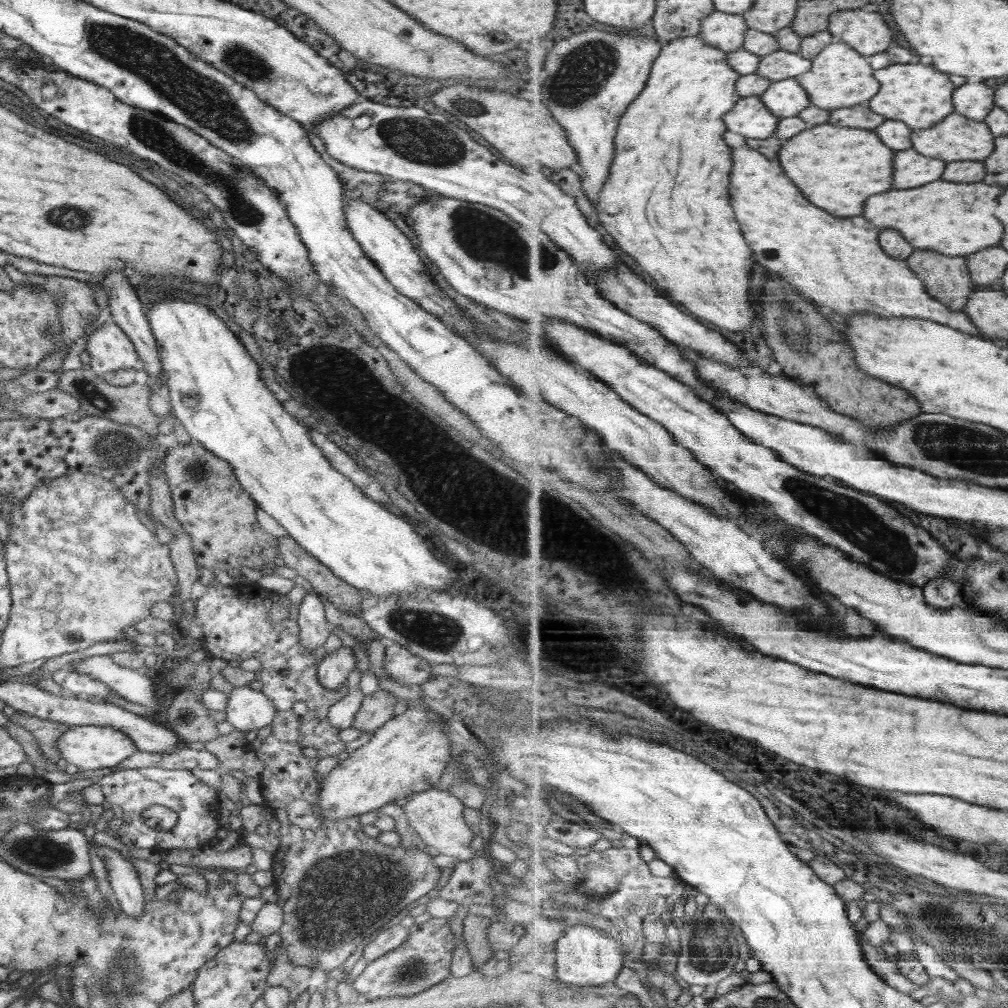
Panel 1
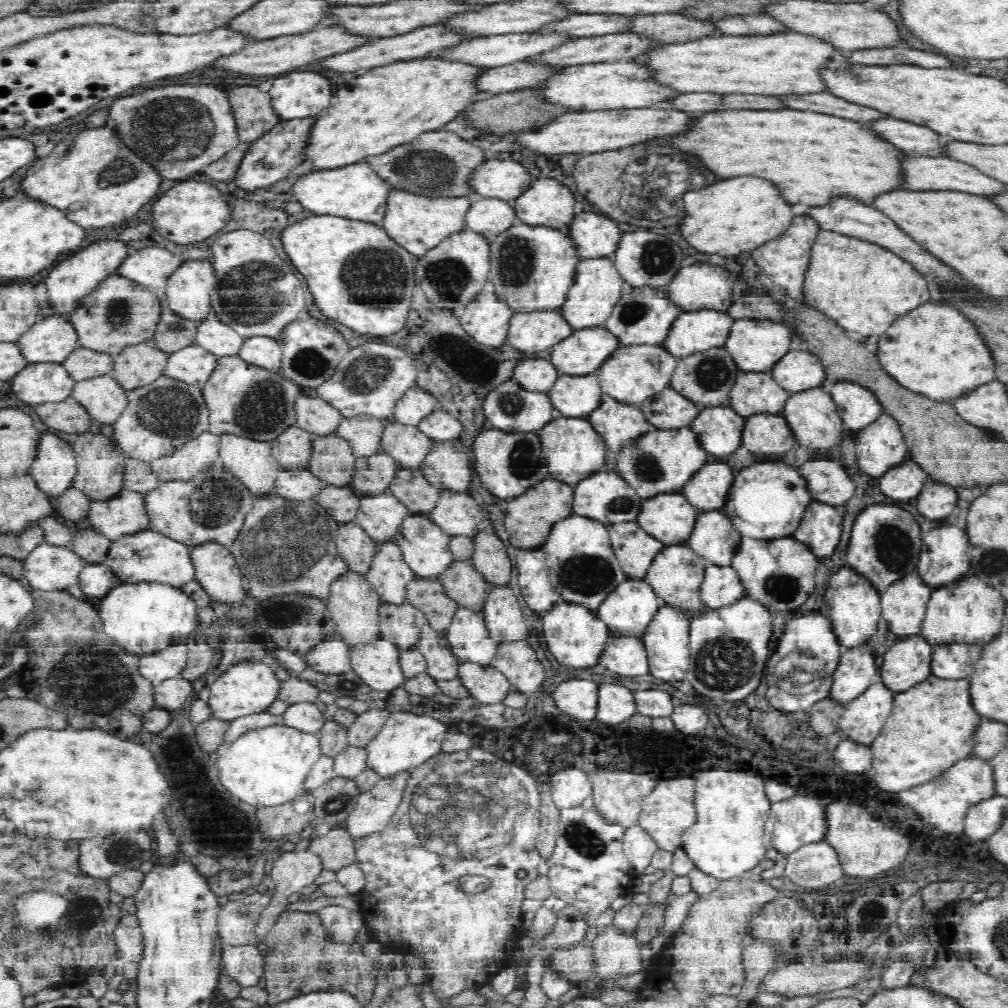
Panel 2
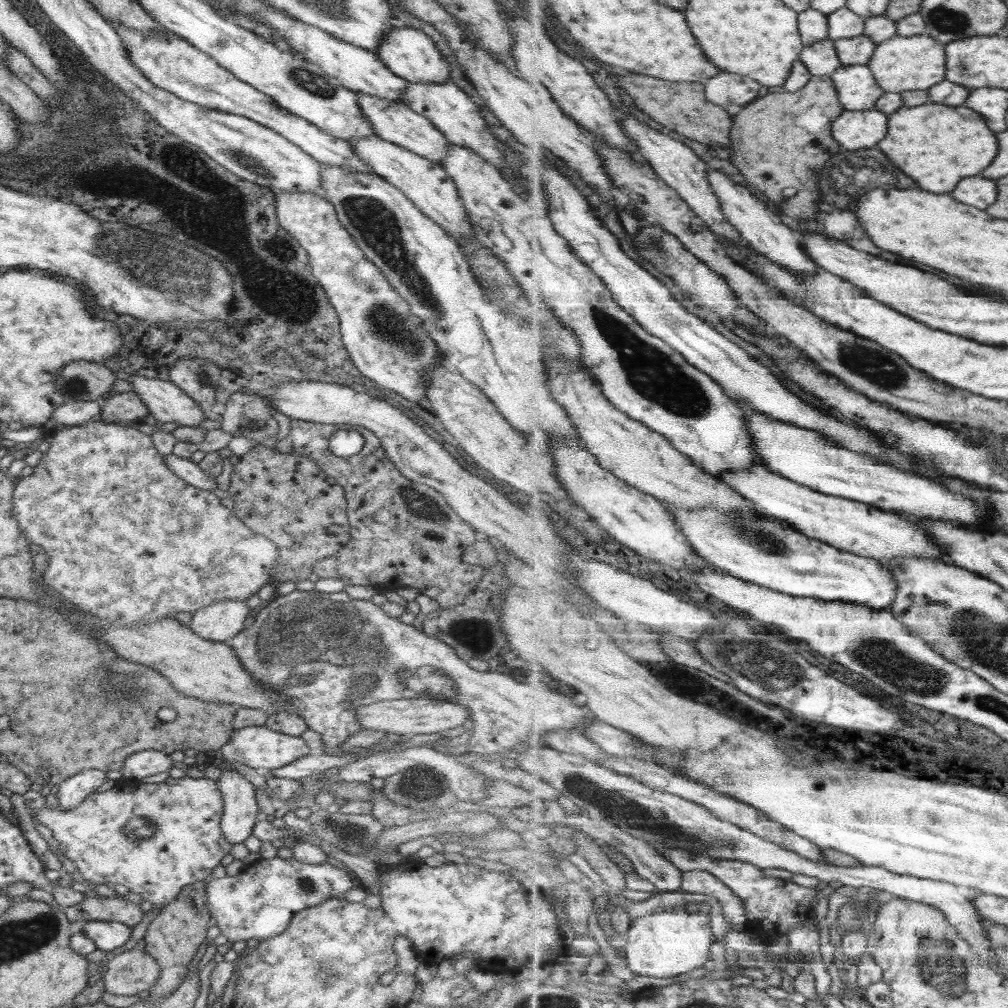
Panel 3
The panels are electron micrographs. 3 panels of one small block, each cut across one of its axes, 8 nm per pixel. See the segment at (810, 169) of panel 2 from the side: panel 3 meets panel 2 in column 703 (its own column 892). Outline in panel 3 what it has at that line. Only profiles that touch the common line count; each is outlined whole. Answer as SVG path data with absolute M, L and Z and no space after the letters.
M924 104L916 108L902 108L900 112L896 112L892 116L890 134L884 140L884 144L880 144L880 148L884 148L884 152L888 152L888 156L904 172L916 178L922 188L942 194L942 192L956 190L964 178L978 176L984 170L988 170L1000 154L1000 137L988 126L984 116L980 116L980 112L972 108L966 108L966 106L954 108L946 104Z

